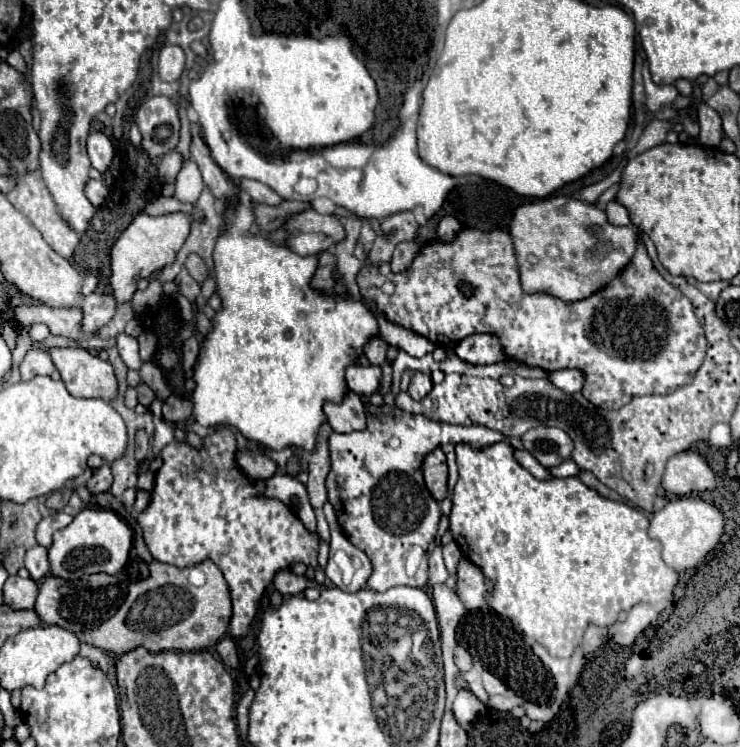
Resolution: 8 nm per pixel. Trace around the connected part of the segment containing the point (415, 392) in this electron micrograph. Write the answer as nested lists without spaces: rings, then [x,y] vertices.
[[[415,371],[413,377],[411,377],[411,383],[409,383],[409,395],[413,399],[423,399],[423,395],[427,395],[427,391],[431,391],[433,383],[431,383],[431,377],[423,375],[421,371]]]

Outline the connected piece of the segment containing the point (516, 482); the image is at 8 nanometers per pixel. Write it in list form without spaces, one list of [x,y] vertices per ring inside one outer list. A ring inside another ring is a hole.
[[[507,441],[497,443],[497,445],[491,445],[491,447],[481,449],[481,451],[475,451],[469,445],[459,443],[455,447],[455,453],[457,453],[457,465],[459,465],[459,481],[457,481],[455,489],[453,489],[453,509],[451,509],[451,515],[449,515],[449,531],[453,533],[453,539],[461,545],[461,549],[465,551],[465,555],[475,565],[479,565],[481,571],[483,571],[483,575],[487,577],[487,581],[493,583],[493,587],[491,587],[491,591],[487,595],[489,607],[495,609],[497,613],[509,617],[521,629],[527,647],[530,647],[531,651],[541,659],[543,665],[550,672],[561,672],[562,678],[570,674],[571,655],[581,645],[583,633],[589,627],[589,623],[591,625],[597,625],[597,627],[609,627],[609,625],[613,625],[617,621],[617,615],[621,611],[629,611],[629,609],[633,609],[639,603],[657,605],[657,603],[661,603],[661,601],[665,601],[665,599],[669,599],[673,595],[673,589],[677,585],[679,573],[677,571],[671,571],[663,563],[663,559],[661,559],[661,543],[657,539],[651,539],[647,535],[647,523],[649,523],[649,519],[643,515],[643,511],[639,511],[635,507],[629,507],[625,503],[617,503],[617,501],[611,501],[611,499],[605,499],[605,497],[597,495],[595,491],[591,491],[589,487],[585,487],[577,477],[549,479],[549,481],[535,479],[527,469],[523,469],[517,463],[517,459],[513,455],[513,447]]]

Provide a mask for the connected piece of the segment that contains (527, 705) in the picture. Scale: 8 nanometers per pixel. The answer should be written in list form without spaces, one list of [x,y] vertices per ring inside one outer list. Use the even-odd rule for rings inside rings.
[[[525,701],[522,706],[526,710],[526,715],[531,720],[541,720],[547,724],[555,716],[554,712],[547,705],[539,705]]]

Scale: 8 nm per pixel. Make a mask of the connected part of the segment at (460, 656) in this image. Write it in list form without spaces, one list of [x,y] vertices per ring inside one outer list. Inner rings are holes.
[[[457,647],[457,649],[455,649],[455,663],[457,663],[457,667],[459,667],[459,671],[461,671],[461,673],[469,671],[469,669],[471,669],[471,665],[473,665],[471,655],[469,655],[463,647]]]

